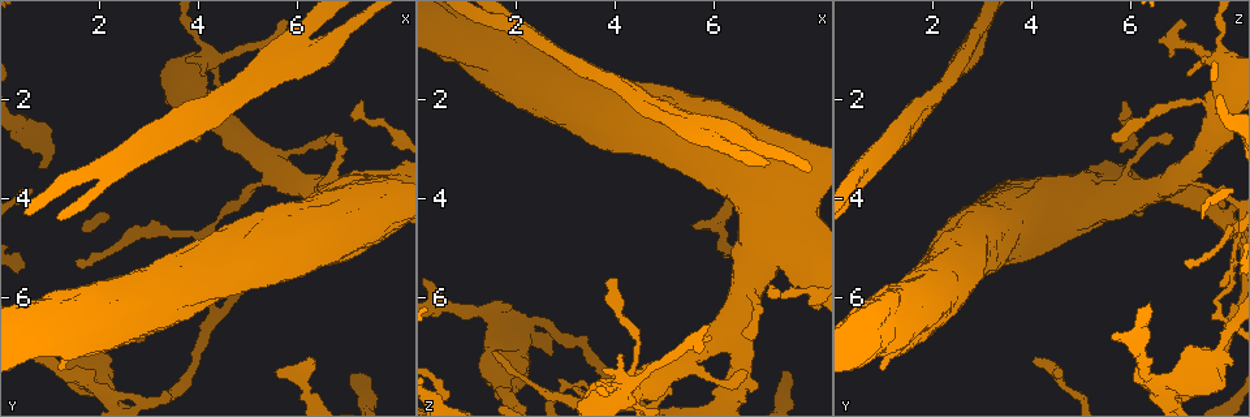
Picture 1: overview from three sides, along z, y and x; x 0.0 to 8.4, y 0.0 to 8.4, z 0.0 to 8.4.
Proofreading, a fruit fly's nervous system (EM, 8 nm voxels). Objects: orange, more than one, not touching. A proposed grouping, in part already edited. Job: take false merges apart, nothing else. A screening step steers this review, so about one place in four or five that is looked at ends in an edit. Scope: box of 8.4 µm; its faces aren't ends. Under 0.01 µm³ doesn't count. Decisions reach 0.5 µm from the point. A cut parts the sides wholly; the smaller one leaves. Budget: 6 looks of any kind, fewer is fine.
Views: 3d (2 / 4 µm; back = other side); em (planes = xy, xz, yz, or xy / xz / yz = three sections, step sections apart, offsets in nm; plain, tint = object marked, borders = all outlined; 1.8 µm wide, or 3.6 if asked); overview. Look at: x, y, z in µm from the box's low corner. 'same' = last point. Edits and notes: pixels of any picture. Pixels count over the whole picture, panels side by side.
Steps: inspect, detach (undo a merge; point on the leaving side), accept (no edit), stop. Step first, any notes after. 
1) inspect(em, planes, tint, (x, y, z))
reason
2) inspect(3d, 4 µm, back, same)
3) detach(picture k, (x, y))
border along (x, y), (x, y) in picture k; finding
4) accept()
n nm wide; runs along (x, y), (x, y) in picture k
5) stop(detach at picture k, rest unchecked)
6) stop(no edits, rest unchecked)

inspect(3d, 4 µm, (4.10, 1.30, 7.90))
calibre changes

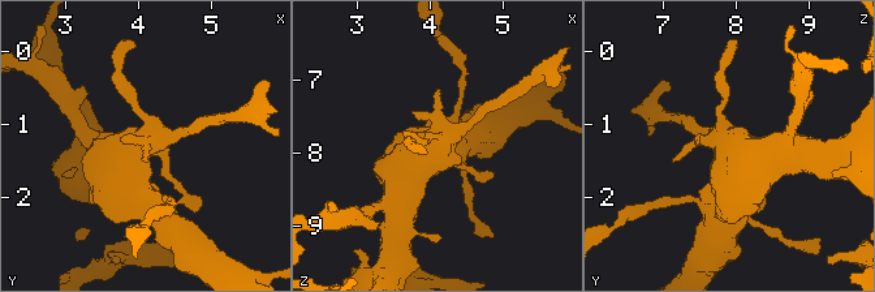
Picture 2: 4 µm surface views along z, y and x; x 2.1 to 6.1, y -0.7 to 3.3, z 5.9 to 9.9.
inspect(em, planes, tint, (4.00, 1.30, 7.90))
now the EM

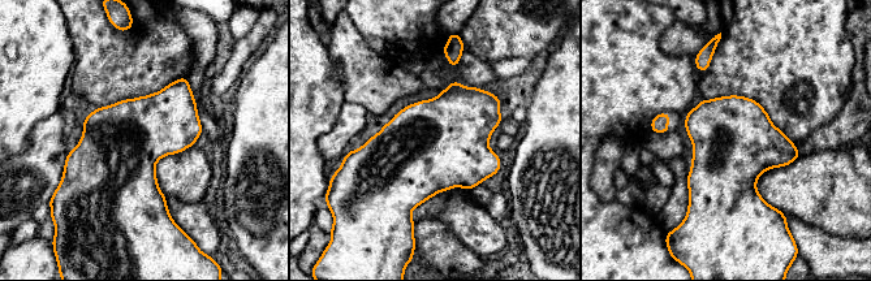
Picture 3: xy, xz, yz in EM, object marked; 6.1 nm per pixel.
accept()
continuous, no second neuron

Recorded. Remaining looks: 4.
inspect(em, 3.6 µm, planes, tint, (7.85, 2.50, 5.90))
narrows sharply

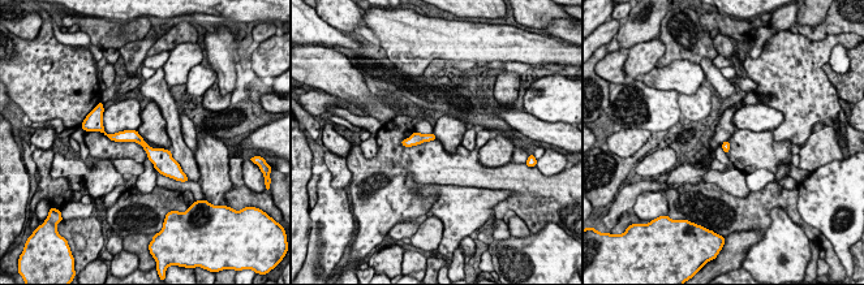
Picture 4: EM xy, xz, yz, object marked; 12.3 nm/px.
accept()
runs along (114, 137), (136, 137), (172, 164) in picture 4; all the same neuron

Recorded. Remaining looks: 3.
inspect(em, xz, step 8, borders, (1.45, 7.65, 6.35))
abrupt turn

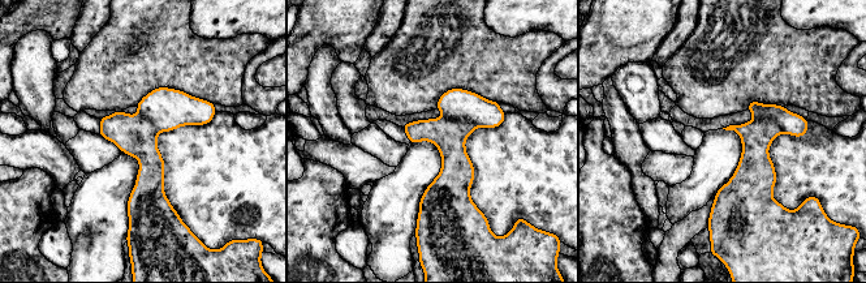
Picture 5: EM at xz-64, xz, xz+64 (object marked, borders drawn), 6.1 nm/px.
inspect(em, xy, step 4, borders, same)
cut it another way

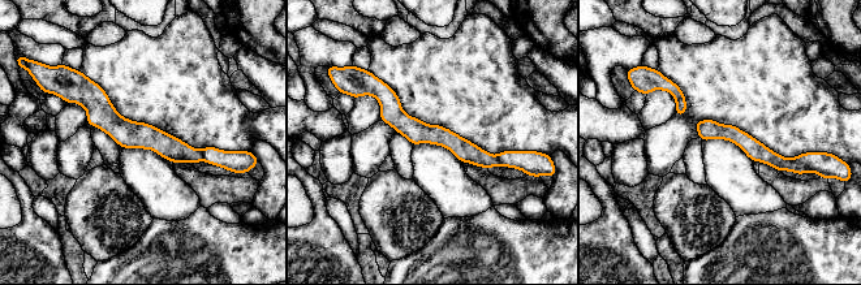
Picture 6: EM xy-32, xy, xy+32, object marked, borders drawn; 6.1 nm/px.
detach(picture 6, (762, 154))
a second neuron is stuck on

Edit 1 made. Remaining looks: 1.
stop(detach at picture 6, rest unchecked)

